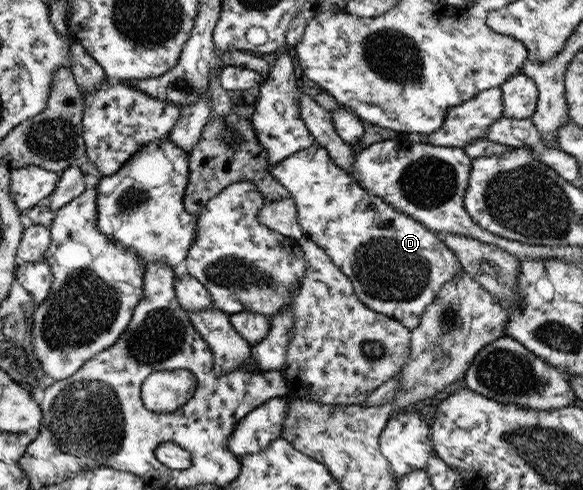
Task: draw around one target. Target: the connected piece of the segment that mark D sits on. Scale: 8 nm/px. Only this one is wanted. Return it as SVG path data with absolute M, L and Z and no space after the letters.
M314 143L306 150L292 153L270 168L272 177L290 192L297 206L297 220L303 234L324 249L331 260L354 282L358 298L376 312L400 321L406 328L416 328L427 306L440 288L452 277L463 273L456 255L421 223L392 208L382 198L371 195L346 171L331 160L331 154Z

